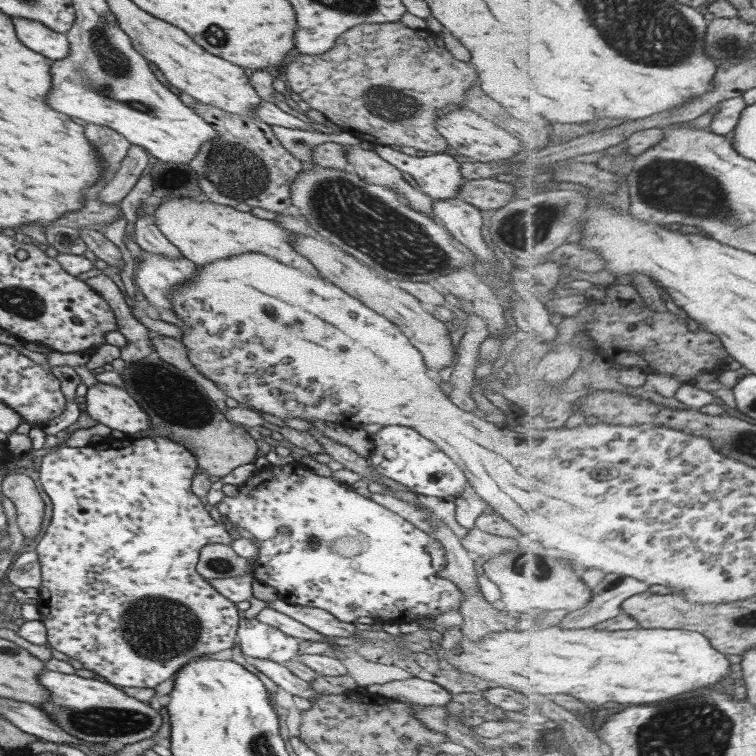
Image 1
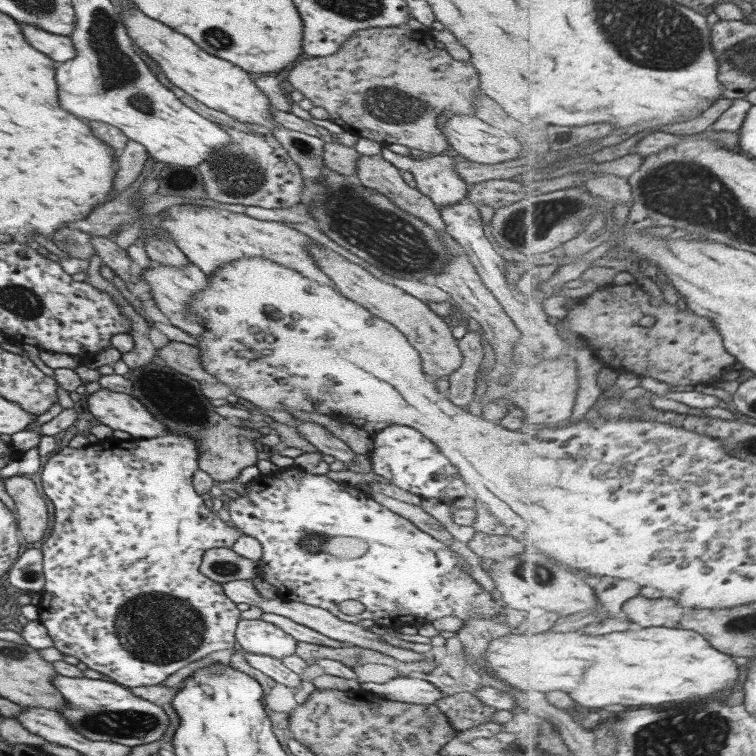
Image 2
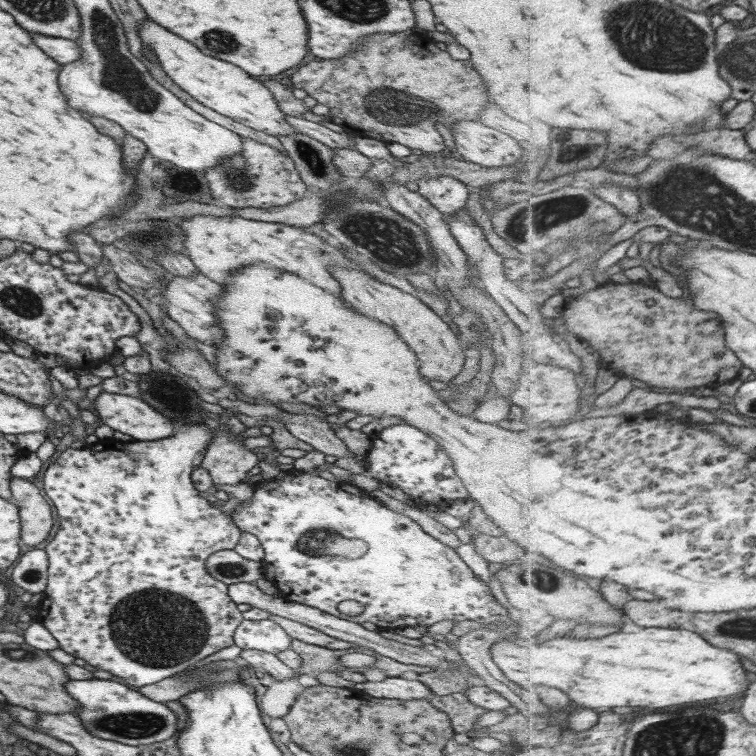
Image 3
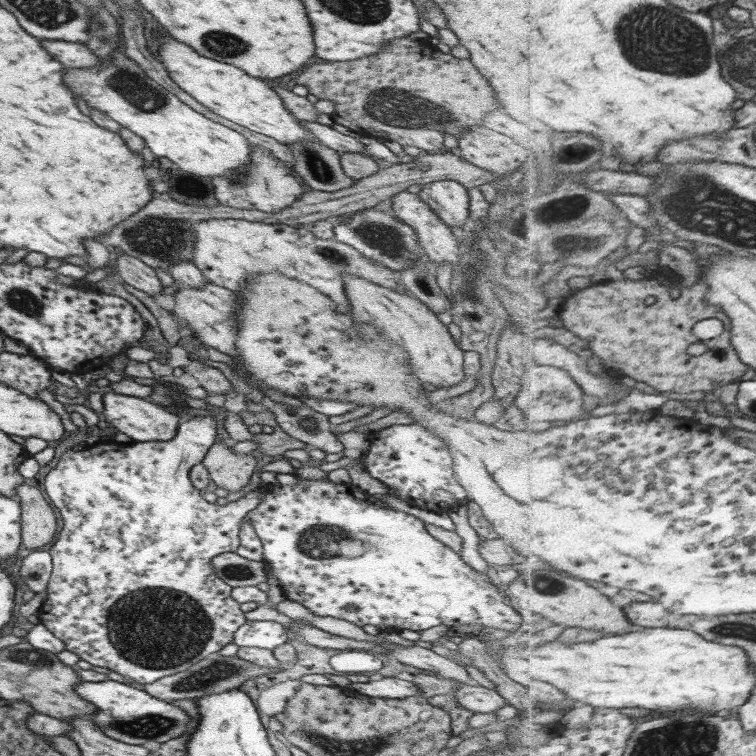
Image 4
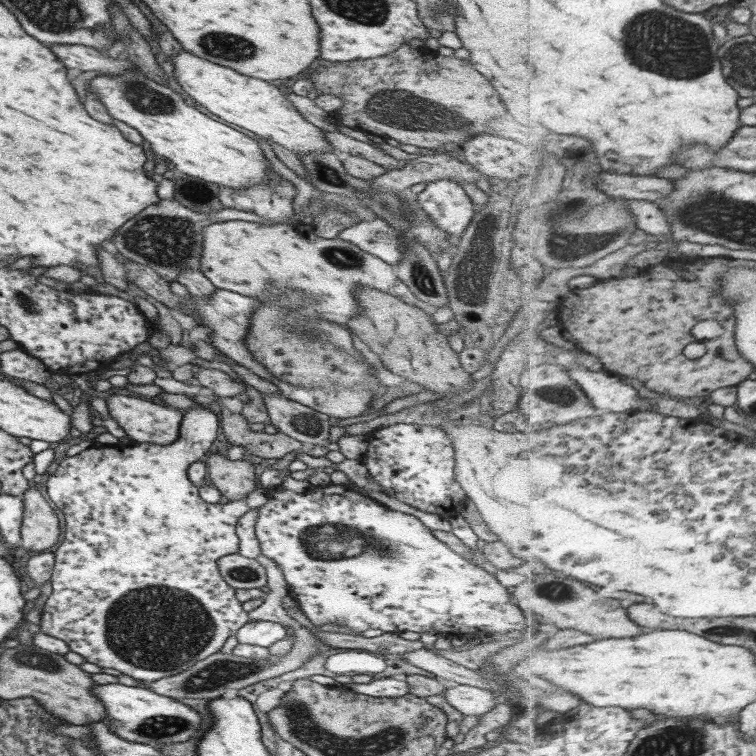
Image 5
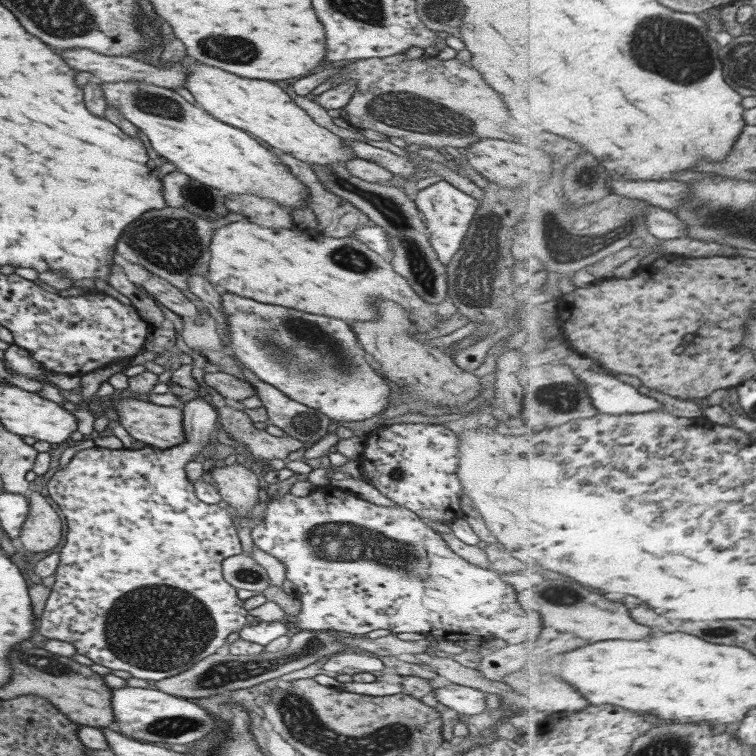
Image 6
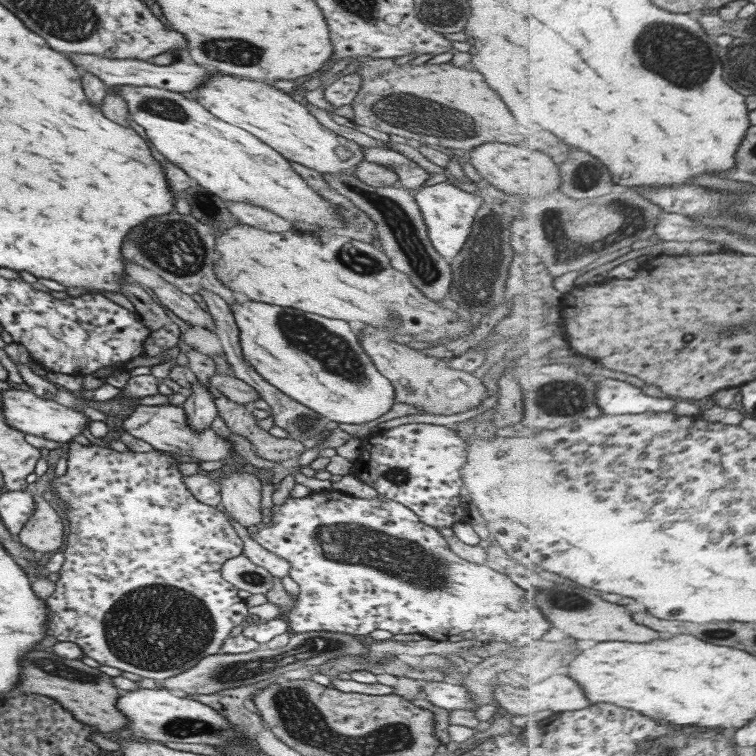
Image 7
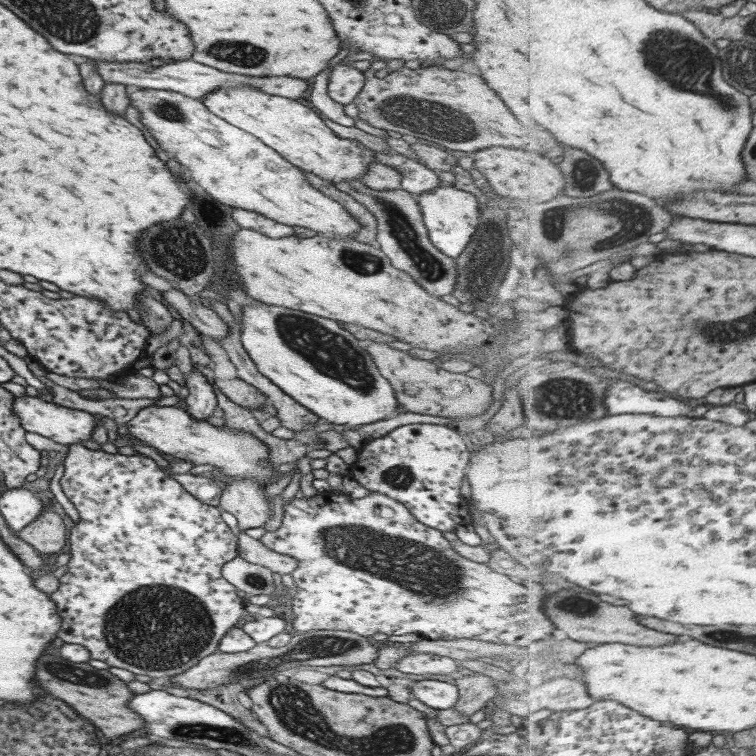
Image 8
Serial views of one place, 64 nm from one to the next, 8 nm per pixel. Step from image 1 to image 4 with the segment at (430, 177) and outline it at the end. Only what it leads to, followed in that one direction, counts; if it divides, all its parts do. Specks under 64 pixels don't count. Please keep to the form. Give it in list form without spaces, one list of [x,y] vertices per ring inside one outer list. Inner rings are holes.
[[[439,180],[421,185],[416,195],[449,228],[464,228],[468,223],[466,189],[452,180]]]

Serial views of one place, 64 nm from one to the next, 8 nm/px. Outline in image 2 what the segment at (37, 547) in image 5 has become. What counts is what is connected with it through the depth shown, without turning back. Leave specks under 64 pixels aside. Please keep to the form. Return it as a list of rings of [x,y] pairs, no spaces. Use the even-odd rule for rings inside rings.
[[[10,476],[3,480],[5,492],[13,499],[15,519],[20,540],[35,542],[43,538],[47,528],[47,506],[35,484],[24,476]]]

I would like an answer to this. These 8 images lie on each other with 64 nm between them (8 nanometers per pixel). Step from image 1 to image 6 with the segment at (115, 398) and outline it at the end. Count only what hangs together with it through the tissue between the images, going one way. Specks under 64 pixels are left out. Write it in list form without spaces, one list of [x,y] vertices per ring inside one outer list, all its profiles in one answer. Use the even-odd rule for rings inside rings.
[[[119,398],[112,406],[119,425],[136,441],[161,450],[185,444],[181,409],[133,398]]]

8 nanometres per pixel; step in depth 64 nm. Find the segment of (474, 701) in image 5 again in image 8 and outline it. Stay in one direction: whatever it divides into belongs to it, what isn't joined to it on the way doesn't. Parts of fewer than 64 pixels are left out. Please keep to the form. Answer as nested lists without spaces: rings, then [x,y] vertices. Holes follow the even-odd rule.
[[[452,679],[415,681],[409,688],[413,699],[420,700],[423,704],[437,710],[452,708],[458,699],[458,688]]]

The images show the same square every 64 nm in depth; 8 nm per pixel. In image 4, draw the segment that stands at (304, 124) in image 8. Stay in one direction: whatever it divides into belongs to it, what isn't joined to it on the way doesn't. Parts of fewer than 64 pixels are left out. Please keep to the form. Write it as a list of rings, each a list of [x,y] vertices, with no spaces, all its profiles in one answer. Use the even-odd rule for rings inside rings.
[[[167,34],[159,36],[158,54],[168,77],[211,112],[287,146],[289,143],[314,140],[312,134],[298,123],[299,120],[285,110],[267,81],[253,78],[239,68],[233,68],[233,65],[198,55],[190,46],[173,40]]]

